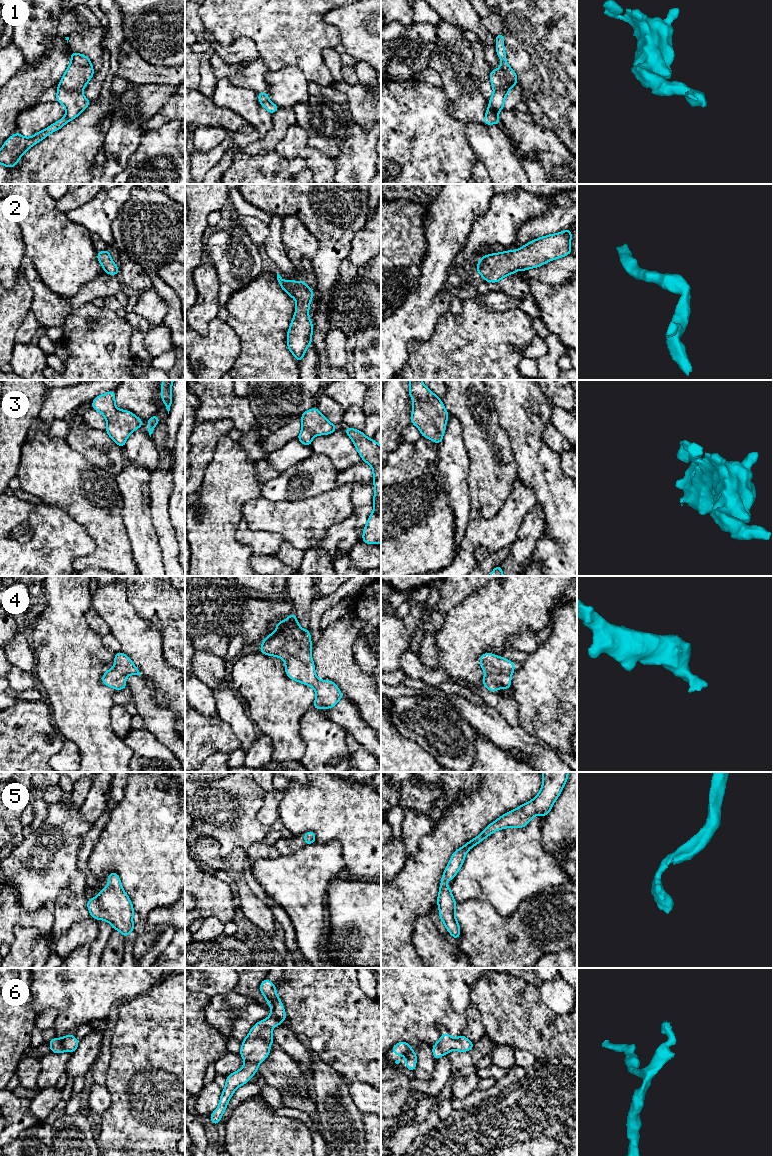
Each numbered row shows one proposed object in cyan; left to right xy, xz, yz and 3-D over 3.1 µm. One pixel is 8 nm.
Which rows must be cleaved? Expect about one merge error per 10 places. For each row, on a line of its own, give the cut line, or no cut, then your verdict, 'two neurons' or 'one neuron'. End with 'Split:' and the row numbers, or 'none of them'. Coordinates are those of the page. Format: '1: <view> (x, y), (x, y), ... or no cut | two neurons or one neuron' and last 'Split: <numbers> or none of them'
1: no cut | one neuron
2: no cut | one neuron
3: no cut | one neuron
4: no cut | one neuron
5: no cut | one neuron
6: no cut | one neuron
Split: none of them

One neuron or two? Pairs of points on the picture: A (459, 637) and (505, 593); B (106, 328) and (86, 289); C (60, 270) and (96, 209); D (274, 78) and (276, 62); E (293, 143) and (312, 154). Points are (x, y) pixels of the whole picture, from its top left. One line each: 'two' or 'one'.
A: one
B: two
C: two
D: two
E: two

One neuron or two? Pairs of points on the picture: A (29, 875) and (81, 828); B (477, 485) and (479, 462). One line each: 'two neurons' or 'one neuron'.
A: one neuron
B: one neuron

